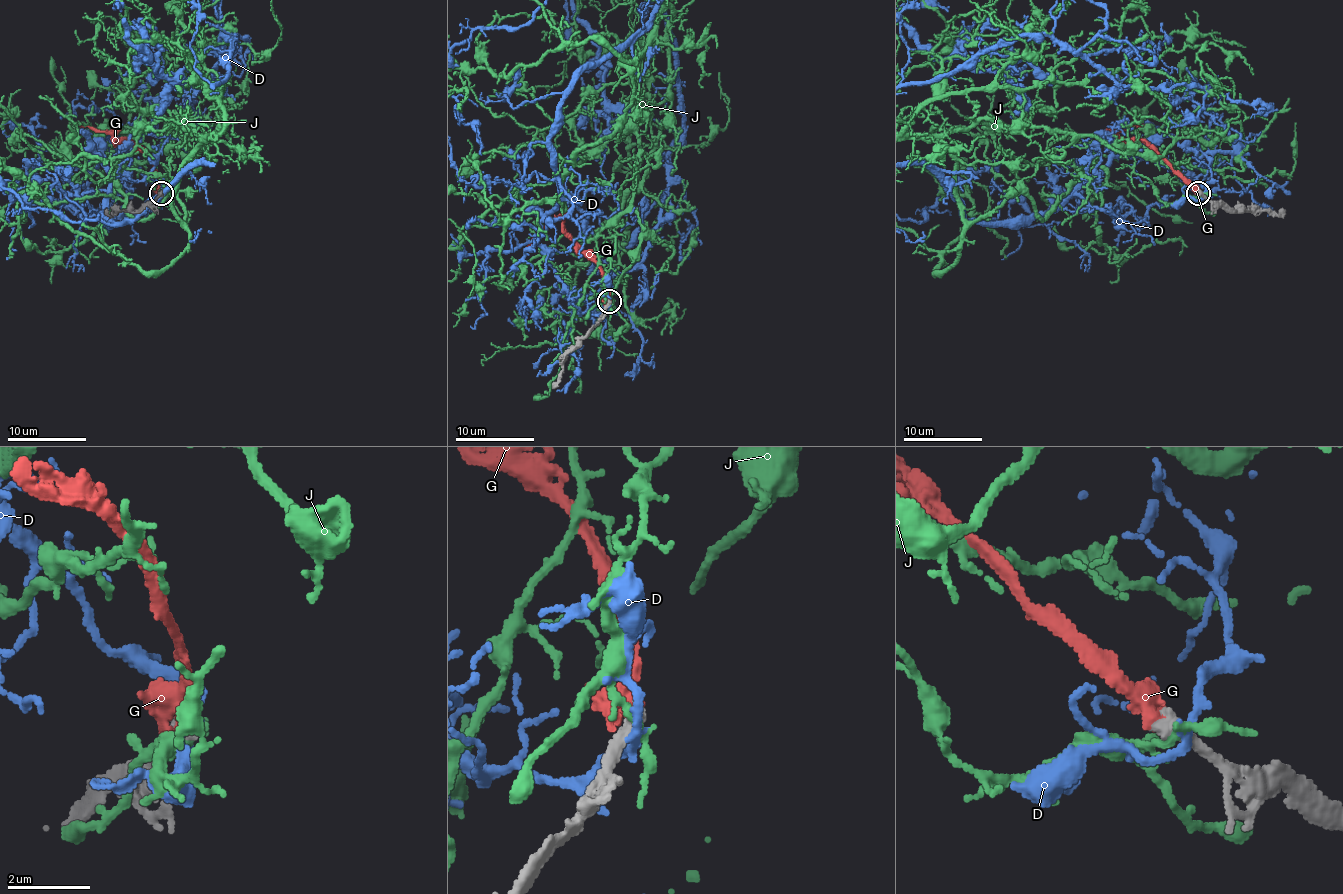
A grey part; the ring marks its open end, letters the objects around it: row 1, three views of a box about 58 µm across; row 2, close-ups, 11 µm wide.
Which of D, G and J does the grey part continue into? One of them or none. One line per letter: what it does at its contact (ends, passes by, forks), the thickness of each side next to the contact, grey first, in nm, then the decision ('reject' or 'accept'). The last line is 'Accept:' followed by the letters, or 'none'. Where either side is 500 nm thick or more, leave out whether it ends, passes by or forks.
D: it passes by; calibres 440 and 220 nm; reject
G: it passes by; calibres 400 and 320 nm; accept
J: it passes by; calibres 400 and 200 nm; reject
Accept: G

